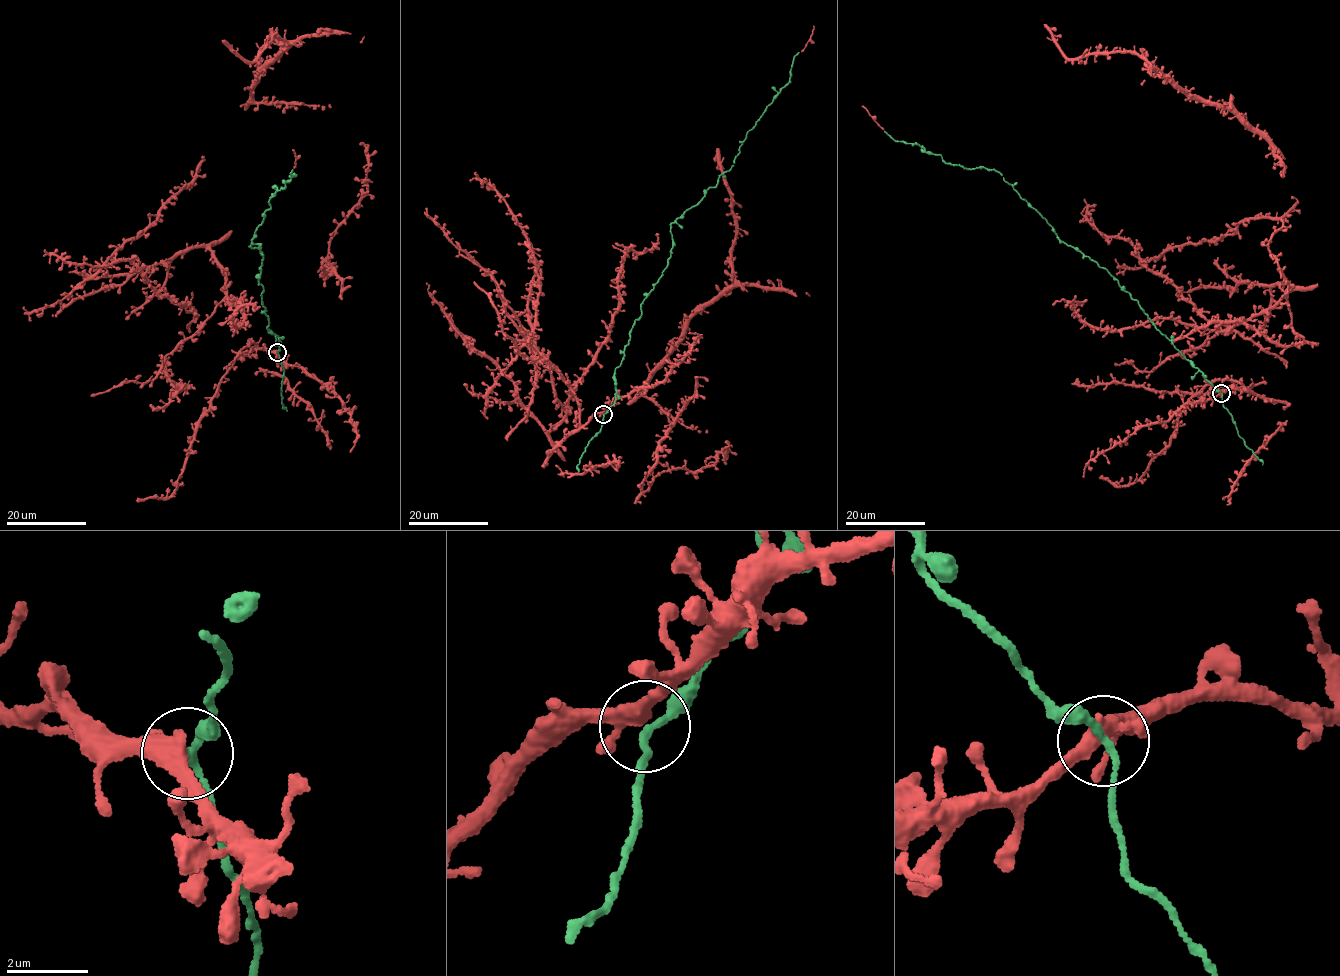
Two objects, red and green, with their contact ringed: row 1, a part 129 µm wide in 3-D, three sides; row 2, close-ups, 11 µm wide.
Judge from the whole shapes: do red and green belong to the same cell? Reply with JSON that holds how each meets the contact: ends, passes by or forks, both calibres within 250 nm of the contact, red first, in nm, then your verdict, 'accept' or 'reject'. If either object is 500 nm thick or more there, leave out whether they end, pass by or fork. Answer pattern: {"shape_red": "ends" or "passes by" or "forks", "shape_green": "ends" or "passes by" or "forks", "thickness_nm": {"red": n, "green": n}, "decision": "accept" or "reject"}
{"shape_red": "forks", "shape_green": "passes by", "thickness_nm": {"red": 360, "green": 170}, "decision": "accept"}

